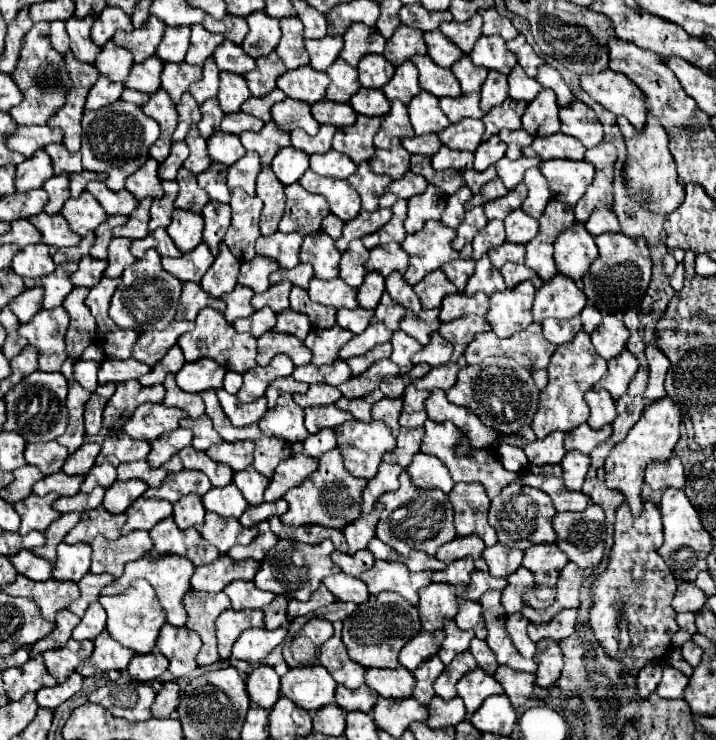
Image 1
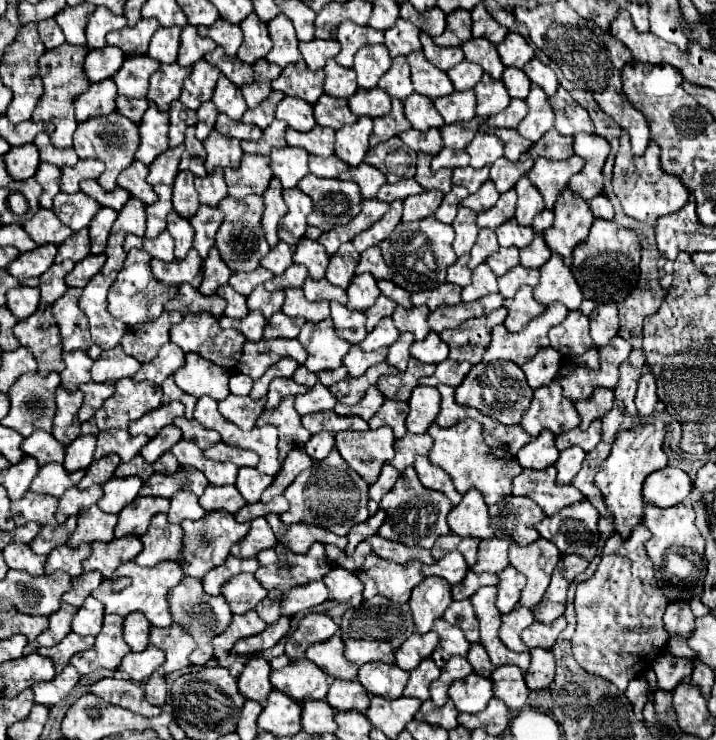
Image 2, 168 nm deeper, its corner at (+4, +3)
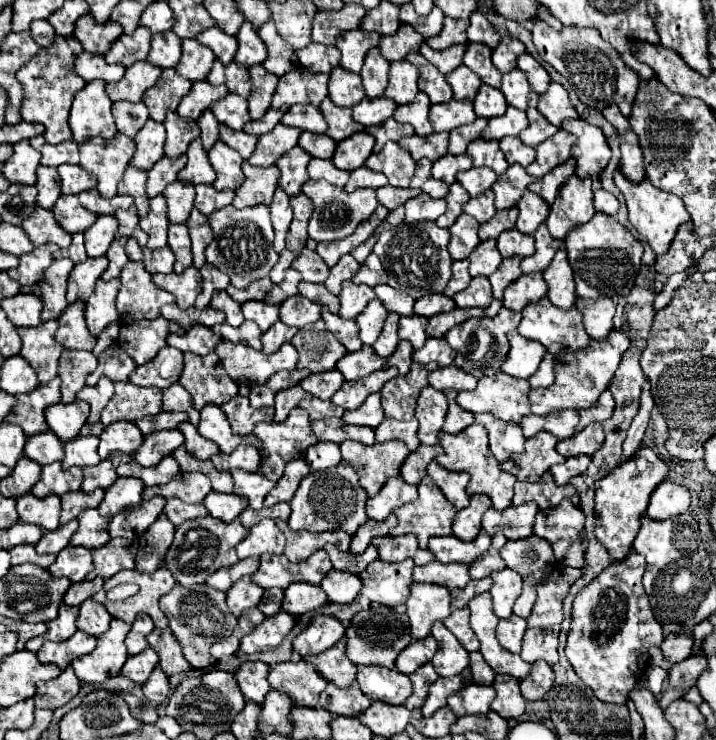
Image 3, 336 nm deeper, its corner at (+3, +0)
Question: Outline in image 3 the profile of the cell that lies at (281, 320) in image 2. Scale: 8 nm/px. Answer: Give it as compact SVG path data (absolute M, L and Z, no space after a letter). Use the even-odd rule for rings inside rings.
M276 321L264 335L262 335L262 353L266 355L272 355L276 353L284 343L288 343L294 335L298 333L298 329L282 323L282 321Z

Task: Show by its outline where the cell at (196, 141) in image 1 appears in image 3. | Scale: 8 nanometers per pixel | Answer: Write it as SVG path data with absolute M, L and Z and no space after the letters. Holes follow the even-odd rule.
M196 139L196 141L190 143L190 147L186 151L186 157L188 157L188 163L180 171L178 179L186 181L190 185L198 185L198 183L212 185L214 179L216 179L216 173L214 173L210 161L208 161L208 153L202 149L200 139Z

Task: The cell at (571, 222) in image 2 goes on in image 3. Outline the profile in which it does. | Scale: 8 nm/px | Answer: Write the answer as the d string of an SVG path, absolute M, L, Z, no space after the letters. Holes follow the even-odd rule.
M574 175L560 189L546 225L552 237L564 239L570 229L590 221L594 213L596 209L592 205L592 181L582 181L578 175Z

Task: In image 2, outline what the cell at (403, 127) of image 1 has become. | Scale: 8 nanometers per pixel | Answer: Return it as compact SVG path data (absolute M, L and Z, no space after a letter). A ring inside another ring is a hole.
M393 100L393 108L391 108L389 116L373 120L373 132L369 136L371 146L375 146L379 142L385 142L385 140L389 140L389 138L393 138L393 136L397 136L405 130L411 130L409 120L405 118L401 106L403 106L401 100Z

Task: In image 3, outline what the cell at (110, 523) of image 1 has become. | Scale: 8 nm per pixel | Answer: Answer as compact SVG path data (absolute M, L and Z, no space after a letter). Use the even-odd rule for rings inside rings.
M86 509L78 515L78 531L72 535L70 545L80 545L86 549L96 549L108 543L108 523L110 519L102 517L96 509Z

